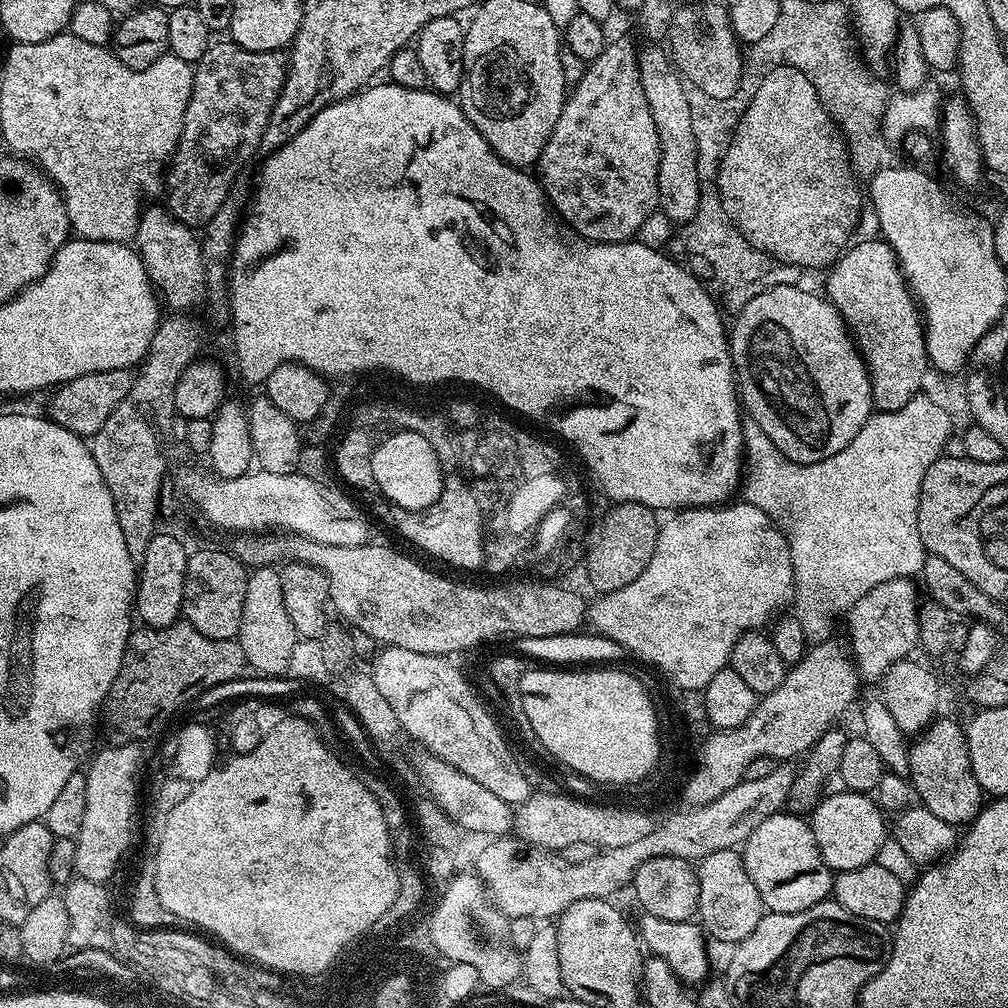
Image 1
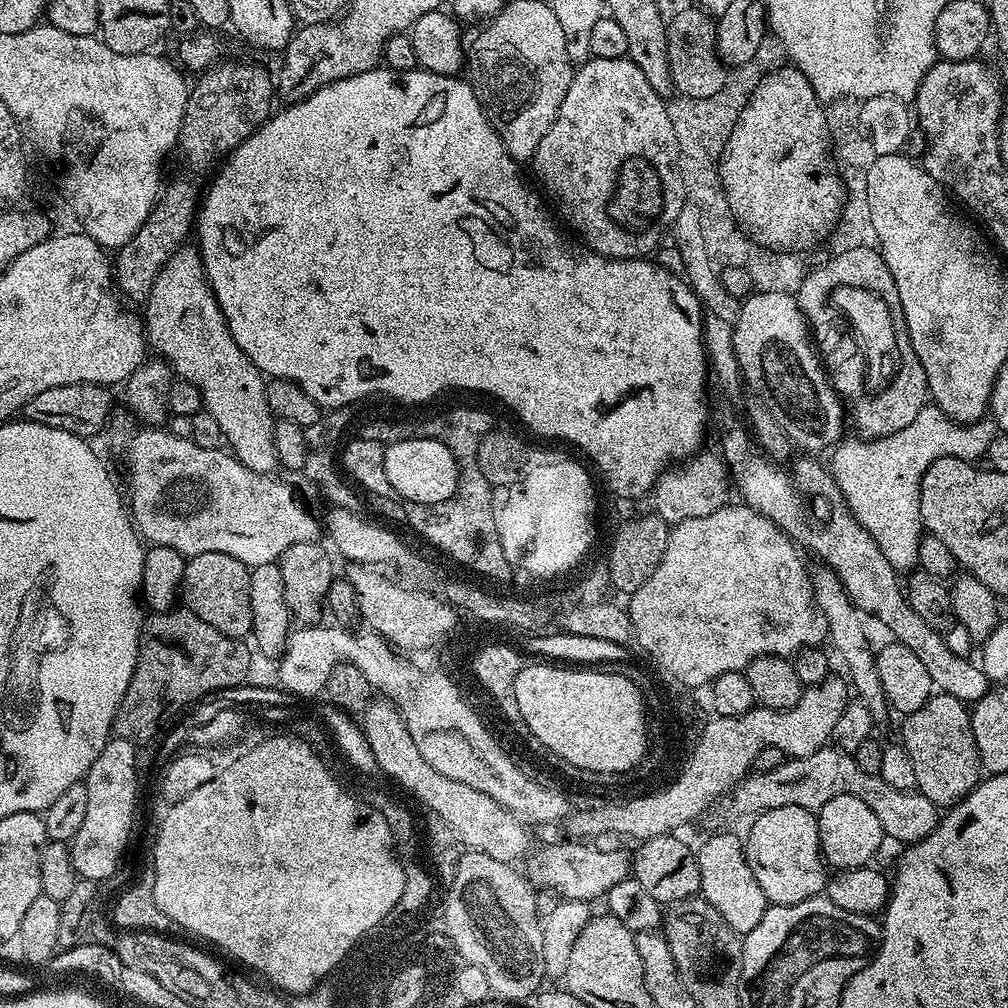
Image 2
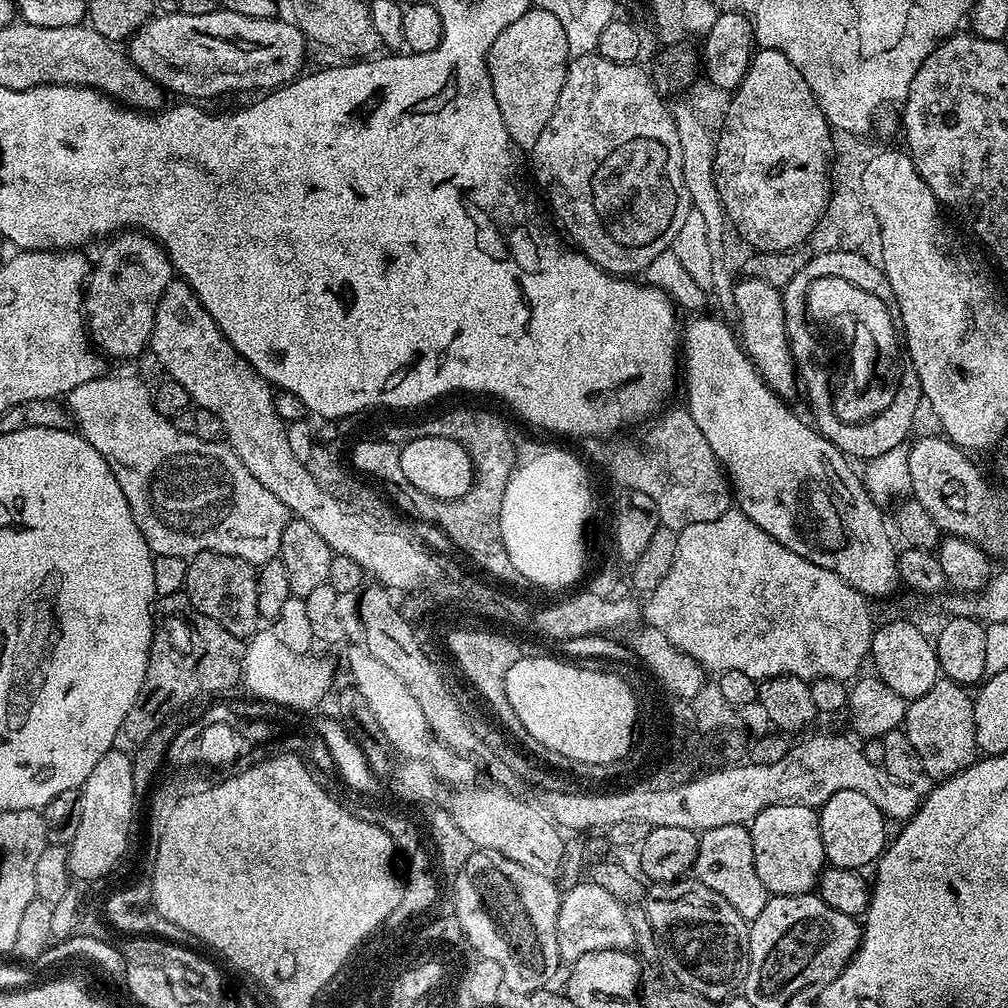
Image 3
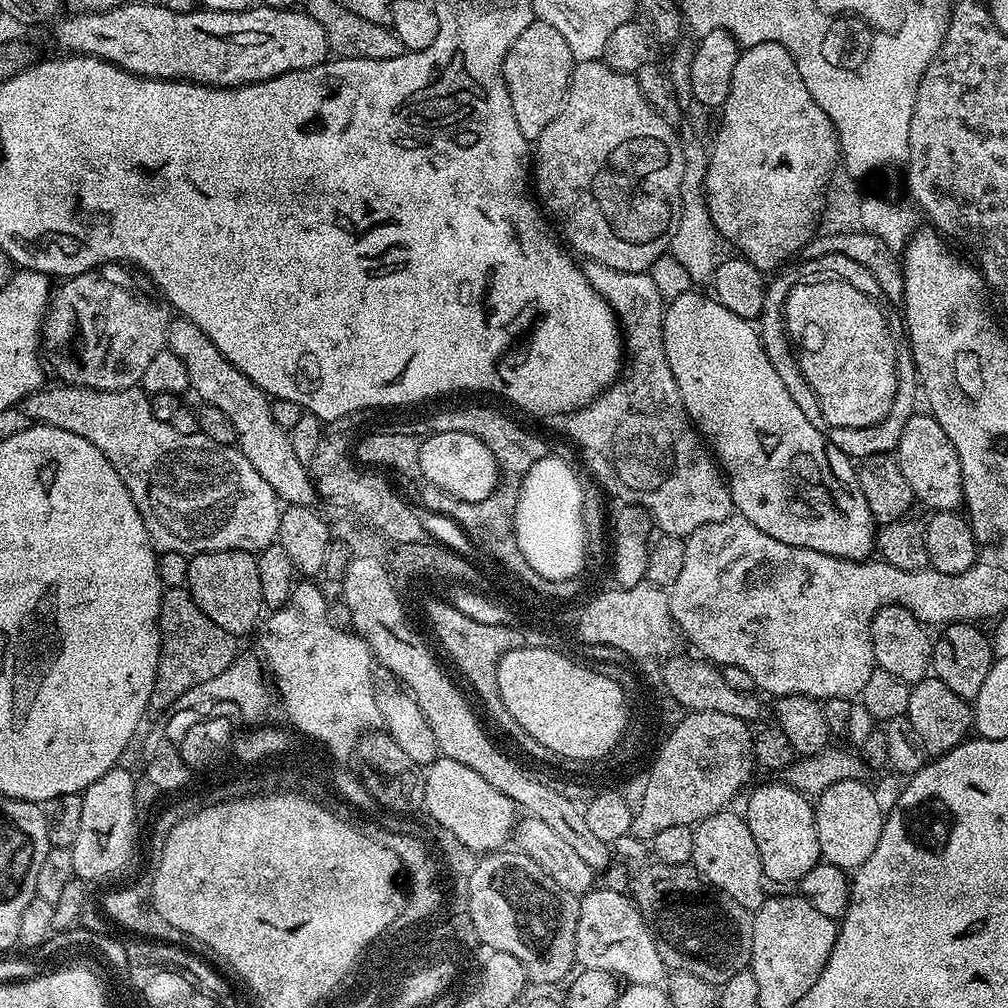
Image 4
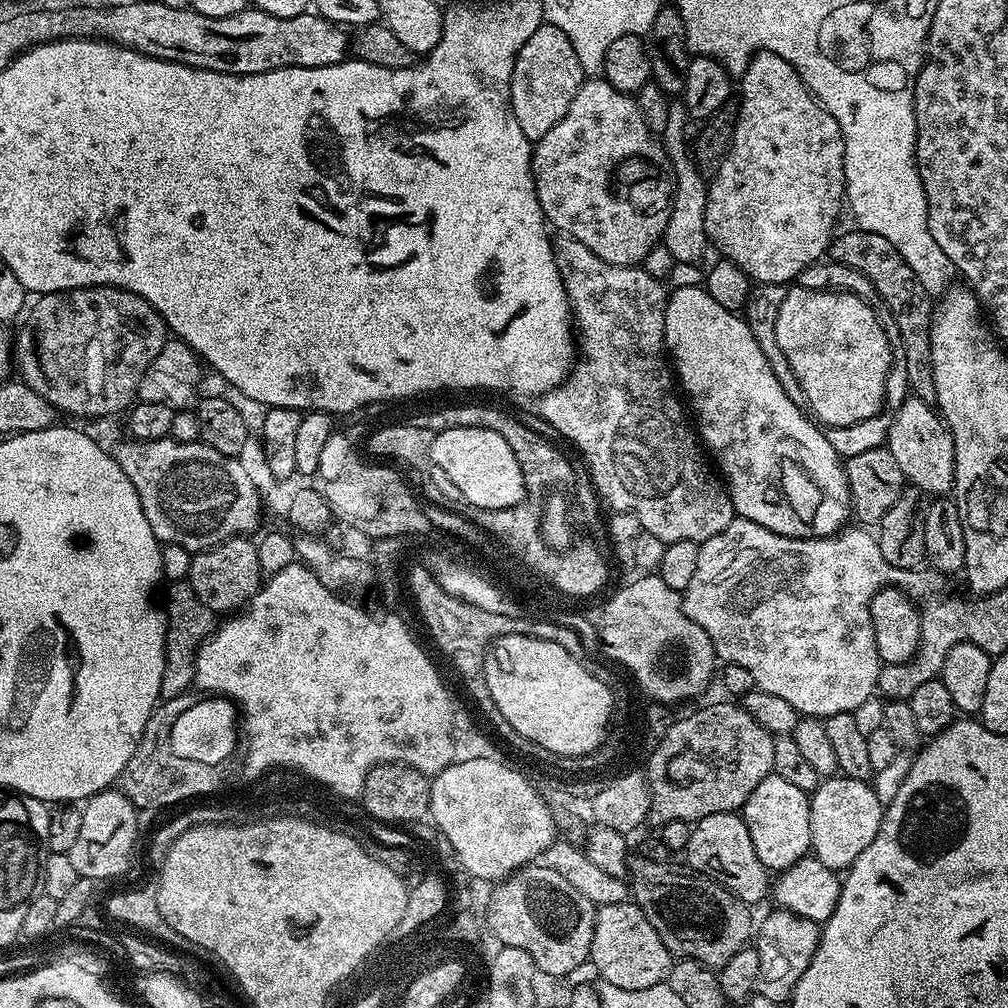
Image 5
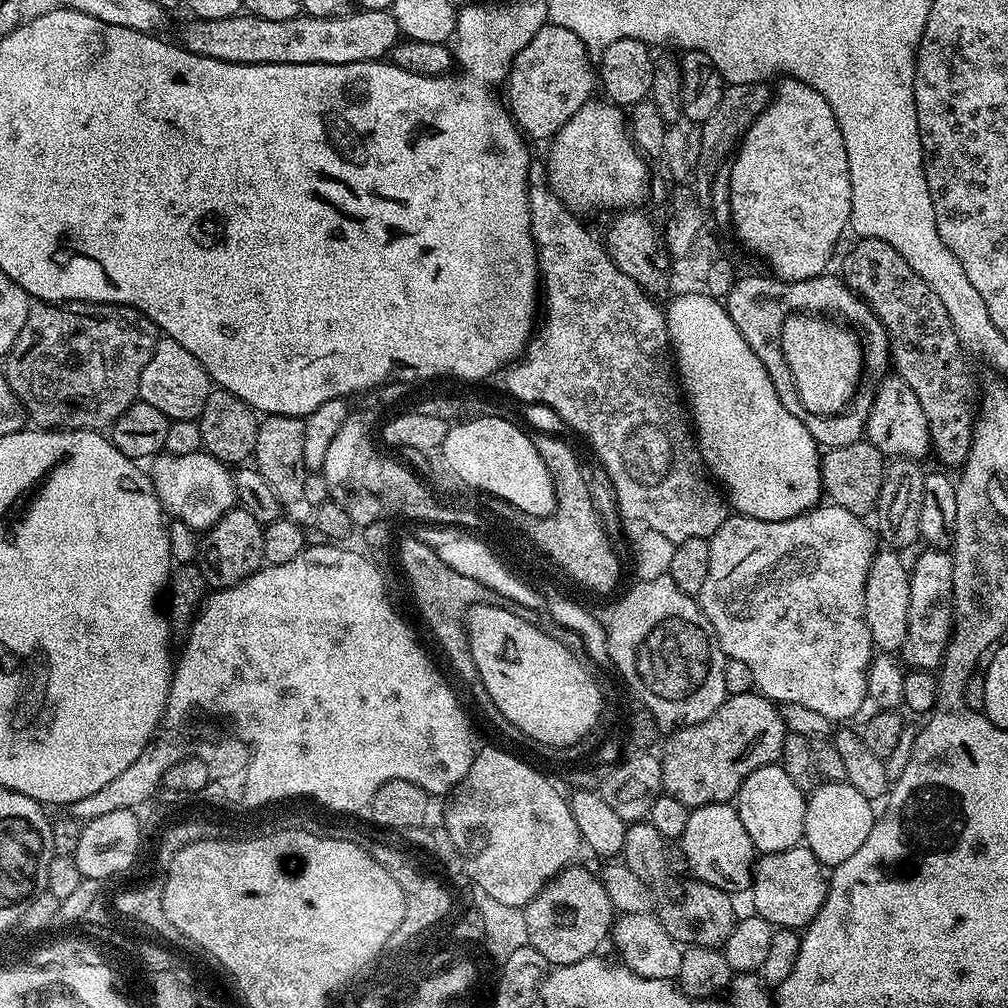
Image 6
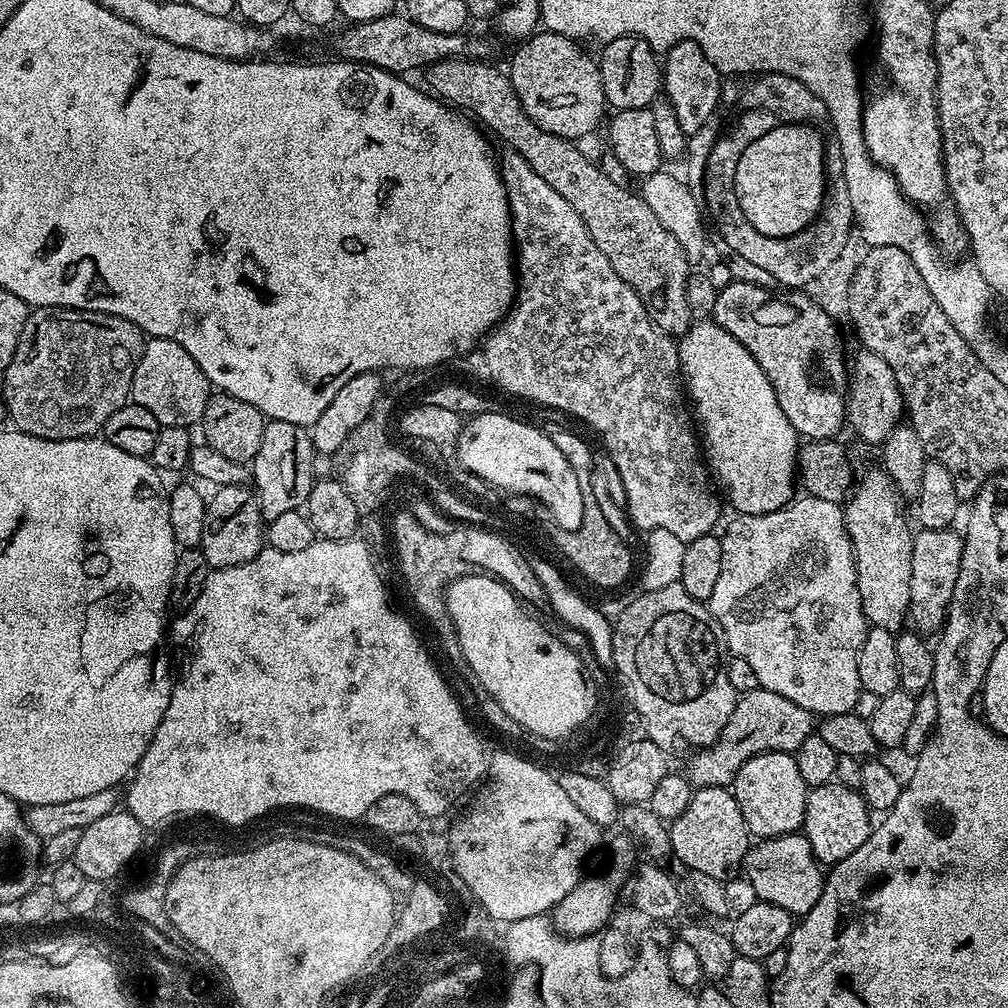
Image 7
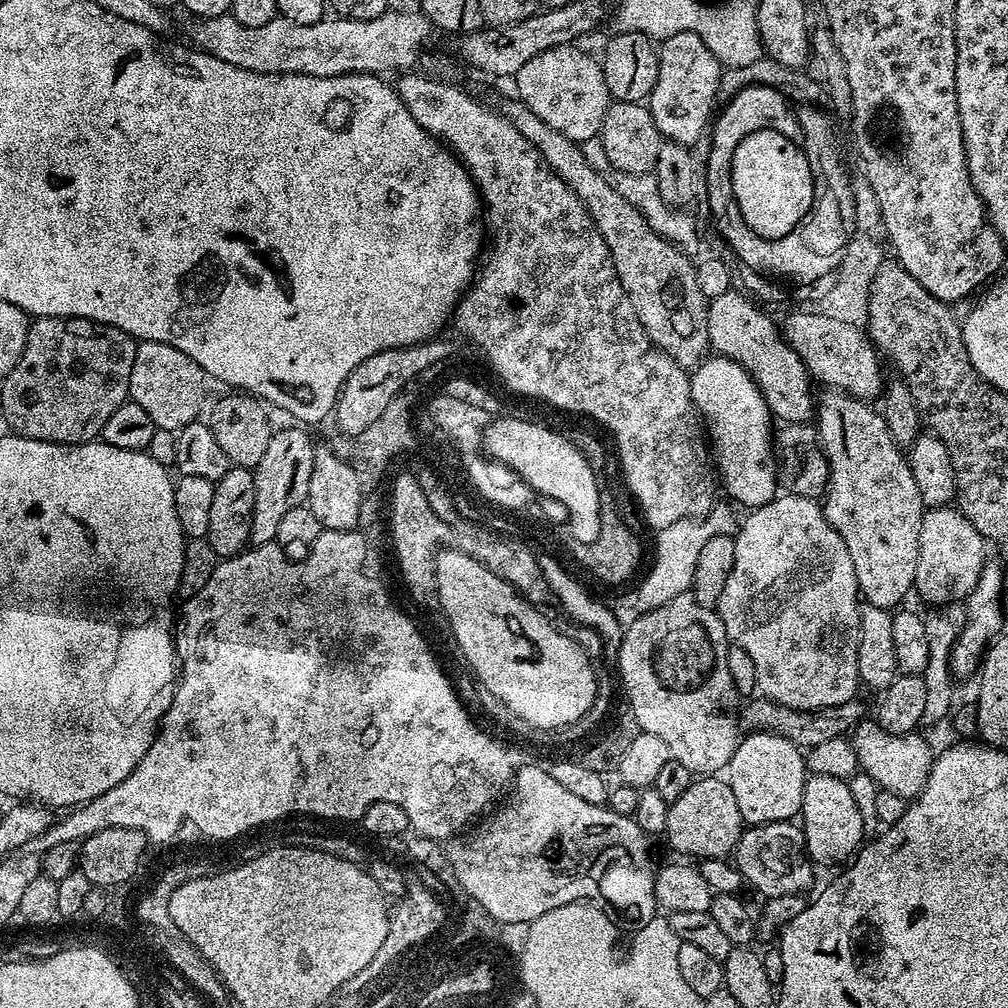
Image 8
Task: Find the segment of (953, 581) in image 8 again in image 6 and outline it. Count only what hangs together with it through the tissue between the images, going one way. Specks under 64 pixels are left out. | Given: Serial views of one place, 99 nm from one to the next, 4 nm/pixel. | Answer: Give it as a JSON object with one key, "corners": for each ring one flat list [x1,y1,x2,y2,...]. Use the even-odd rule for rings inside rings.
{"corners":[[928,548,916,560,916,565,911,565,910,575,908,577,910,582,910,606,908,607,908,629,906,630,906,642,902,649,902,660,909,669,912,670,936,670,939,669,940,664,944,660,944,651,948,645,948,640,952,636,952,621,954,613,952,610,952,557,947,551,938,548]]}

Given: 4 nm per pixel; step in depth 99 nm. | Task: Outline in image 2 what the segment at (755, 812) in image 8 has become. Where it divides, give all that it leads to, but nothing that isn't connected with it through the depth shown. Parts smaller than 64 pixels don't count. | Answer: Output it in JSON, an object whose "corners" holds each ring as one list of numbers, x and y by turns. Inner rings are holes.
{"corners":[[778,806,759,813,751,824,752,829,746,835,748,861,769,905,806,902,825,891,830,876,824,873,826,861,820,851,816,816,809,809]]}

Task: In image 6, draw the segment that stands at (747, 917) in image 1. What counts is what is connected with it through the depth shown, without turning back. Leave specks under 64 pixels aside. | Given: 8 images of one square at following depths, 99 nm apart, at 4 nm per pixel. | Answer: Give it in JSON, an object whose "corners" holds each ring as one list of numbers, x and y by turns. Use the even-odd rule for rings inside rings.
{"corners":[[731,803,707,804,689,811,686,830,680,835,678,847,684,851,687,871,695,879,706,882,729,894,747,893,752,887,752,870,758,859,754,842,742,826,735,807]]}

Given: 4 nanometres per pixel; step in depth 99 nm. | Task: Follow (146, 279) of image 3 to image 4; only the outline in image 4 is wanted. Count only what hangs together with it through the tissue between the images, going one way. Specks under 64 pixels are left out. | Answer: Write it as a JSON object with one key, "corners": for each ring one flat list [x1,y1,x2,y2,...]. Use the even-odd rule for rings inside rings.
{"corners":[[123,263,103,264,100,268,67,277,61,283,64,285,51,293,48,310,42,317,42,352,47,367,48,364,52,367,60,384,93,388,99,392,135,388,142,374,146,374,146,366,150,366,154,354,165,351,170,323,170,316,164,313,165,305,159,299,151,300,140,289,141,277,131,276,127,271,131,272]]}

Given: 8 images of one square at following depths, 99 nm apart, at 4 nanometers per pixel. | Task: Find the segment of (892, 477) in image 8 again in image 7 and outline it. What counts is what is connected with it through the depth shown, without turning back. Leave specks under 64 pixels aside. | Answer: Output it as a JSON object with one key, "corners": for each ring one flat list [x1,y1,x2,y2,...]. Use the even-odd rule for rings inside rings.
{"corners":[[875,467,861,480,859,477,854,491,843,505,844,521,856,559,858,598,862,598,864,617,871,627,899,633,909,619,910,558,914,532,908,529,908,520,900,505,902,497,894,482,883,467]]}

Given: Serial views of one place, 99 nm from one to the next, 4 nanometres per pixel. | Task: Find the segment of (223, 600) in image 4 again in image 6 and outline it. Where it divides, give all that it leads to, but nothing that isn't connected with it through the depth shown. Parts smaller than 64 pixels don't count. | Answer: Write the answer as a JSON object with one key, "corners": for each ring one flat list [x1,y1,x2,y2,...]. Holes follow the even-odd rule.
{"corners":[[237,506,199,537,201,549,198,563,204,583,209,589,234,586,264,567,264,529,265,525,257,522,247,508]]}

